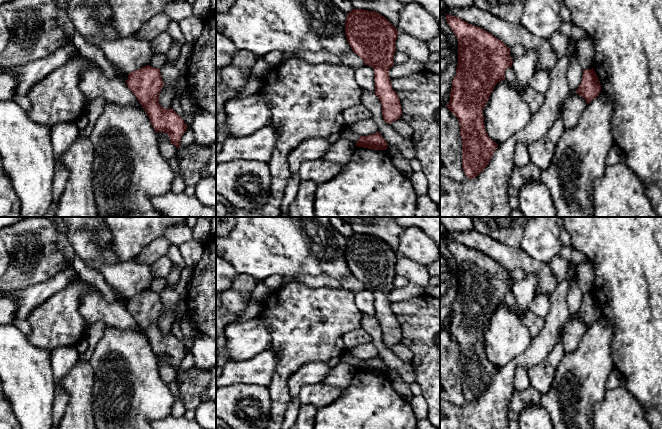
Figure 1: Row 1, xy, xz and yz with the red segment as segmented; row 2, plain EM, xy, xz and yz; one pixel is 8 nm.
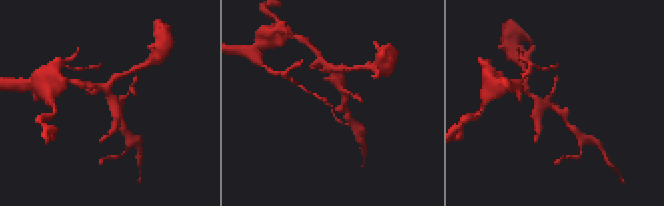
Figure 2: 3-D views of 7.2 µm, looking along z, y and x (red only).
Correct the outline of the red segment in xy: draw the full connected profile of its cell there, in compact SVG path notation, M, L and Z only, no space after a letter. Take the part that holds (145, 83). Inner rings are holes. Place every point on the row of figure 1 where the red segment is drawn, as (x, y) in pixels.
M147 65L128 75L126 84L143 106L154 130L167 133L170 142L179 148L181 137L188 127L172 108L163 108L159 103L164 85L160 69Z

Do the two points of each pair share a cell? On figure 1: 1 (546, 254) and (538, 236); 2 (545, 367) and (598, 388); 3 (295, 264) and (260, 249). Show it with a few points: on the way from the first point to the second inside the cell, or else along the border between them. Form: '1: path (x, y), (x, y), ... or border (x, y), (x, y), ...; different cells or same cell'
1: path (544, 250), (541, 240); same cell
2: border (564, 353), (551, 387), (546, 393); different cells
3: path (286, 259), (275, 249), (269, 249); same cell

